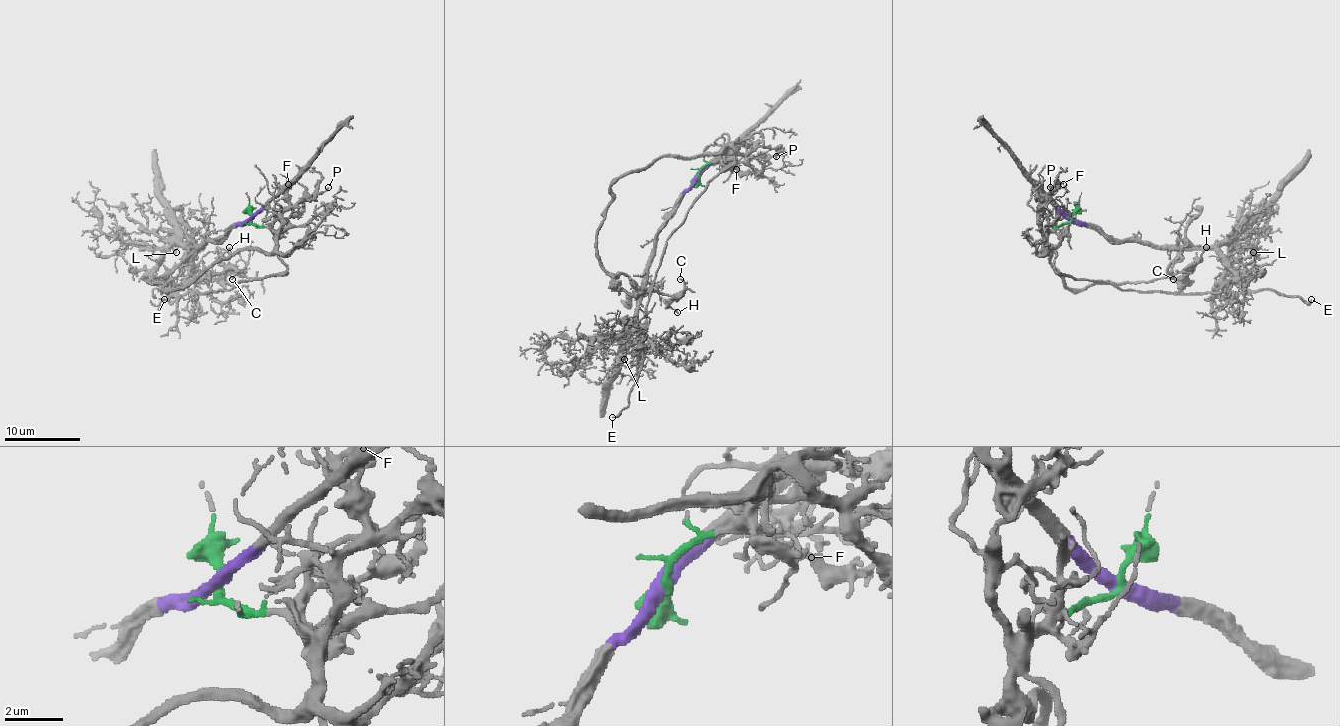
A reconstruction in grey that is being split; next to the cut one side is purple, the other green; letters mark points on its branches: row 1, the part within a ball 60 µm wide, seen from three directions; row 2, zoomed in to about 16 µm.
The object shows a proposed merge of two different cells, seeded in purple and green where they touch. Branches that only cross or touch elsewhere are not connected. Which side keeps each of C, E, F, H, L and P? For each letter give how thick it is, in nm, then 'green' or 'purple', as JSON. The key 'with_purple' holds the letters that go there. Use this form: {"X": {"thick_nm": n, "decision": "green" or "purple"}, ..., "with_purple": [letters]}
{"C": {"thick_nm": 100, "decision": "green"}, "E": {"thick_nm": 140, "decision": "green"}, "F": {"thick_nm": 130, "decision": "green"}, "H": {"thick_nm": 140, "decision": "green"}, "L": {"thick_nm": 120, "decision": "purple"}, "P": {"thick_nm": 110, "decision": "green"}, "with_purple": ["L"]}

